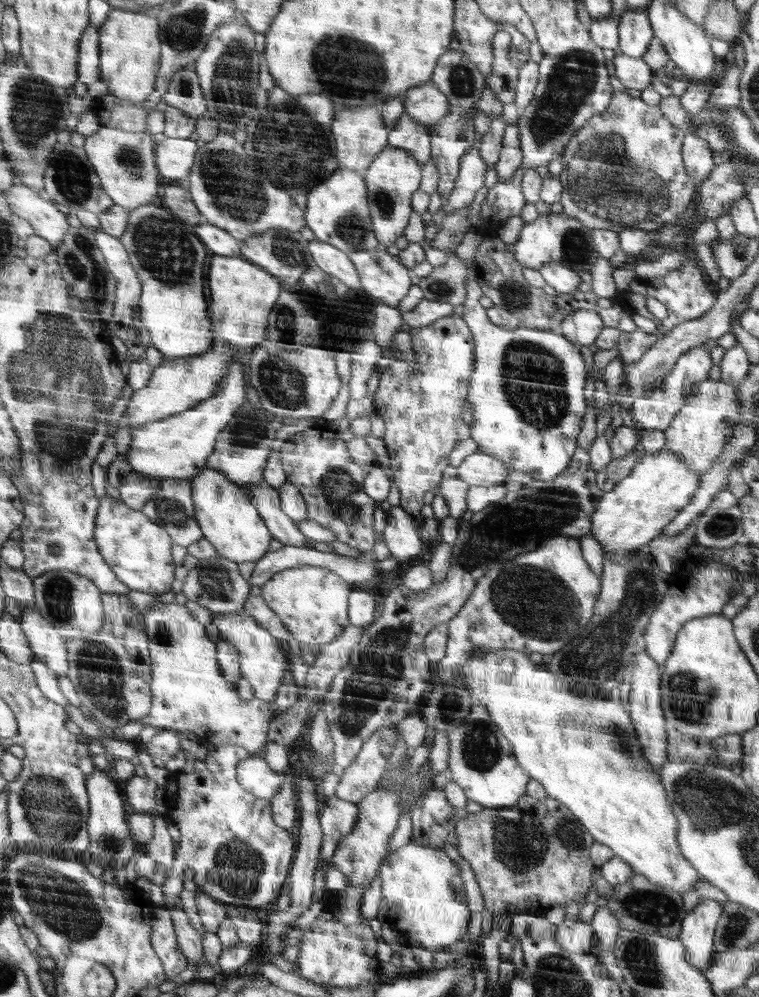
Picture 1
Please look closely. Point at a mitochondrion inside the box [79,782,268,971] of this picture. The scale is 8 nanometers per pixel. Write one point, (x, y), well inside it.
(237, 865)

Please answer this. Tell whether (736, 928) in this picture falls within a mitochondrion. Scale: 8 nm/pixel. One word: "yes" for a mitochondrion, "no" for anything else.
yes

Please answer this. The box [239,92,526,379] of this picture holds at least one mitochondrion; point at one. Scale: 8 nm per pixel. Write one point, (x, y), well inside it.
(294, 152)

